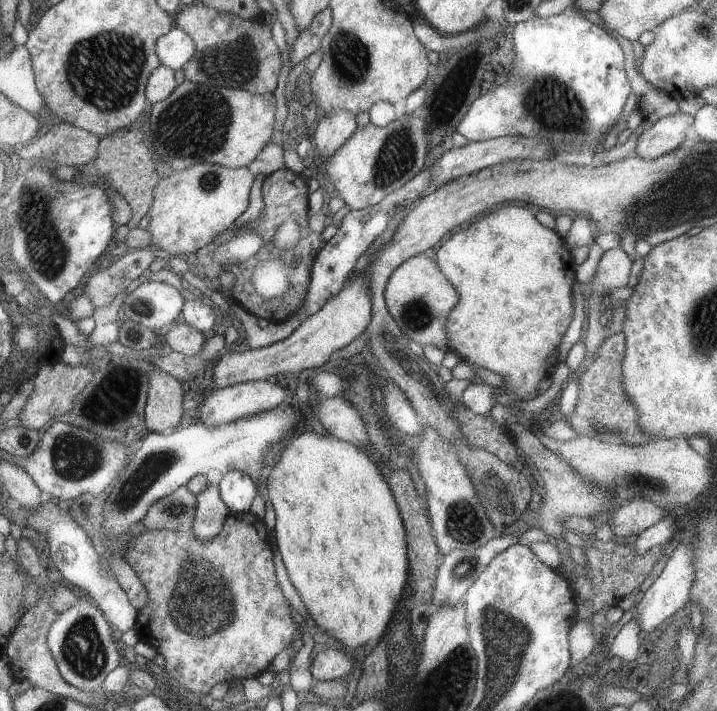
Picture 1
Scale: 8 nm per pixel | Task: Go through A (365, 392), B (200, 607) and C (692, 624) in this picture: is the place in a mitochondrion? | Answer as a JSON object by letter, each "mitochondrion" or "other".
{"A":"mitochondrion","B":"mitochondrion","C":"other"}

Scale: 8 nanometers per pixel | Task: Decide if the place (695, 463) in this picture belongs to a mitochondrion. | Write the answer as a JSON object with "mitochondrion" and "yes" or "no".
{"mitochondrion":"no"}

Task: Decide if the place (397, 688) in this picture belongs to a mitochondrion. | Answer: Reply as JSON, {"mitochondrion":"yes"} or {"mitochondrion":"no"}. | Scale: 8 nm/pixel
{"mitochondrion":"yes"}

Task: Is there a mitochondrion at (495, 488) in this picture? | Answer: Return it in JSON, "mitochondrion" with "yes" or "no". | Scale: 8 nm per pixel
{"mitochondrion":"yes"}

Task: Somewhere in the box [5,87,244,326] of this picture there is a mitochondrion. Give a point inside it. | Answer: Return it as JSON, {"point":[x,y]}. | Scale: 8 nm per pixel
{"point":[45,250]}

